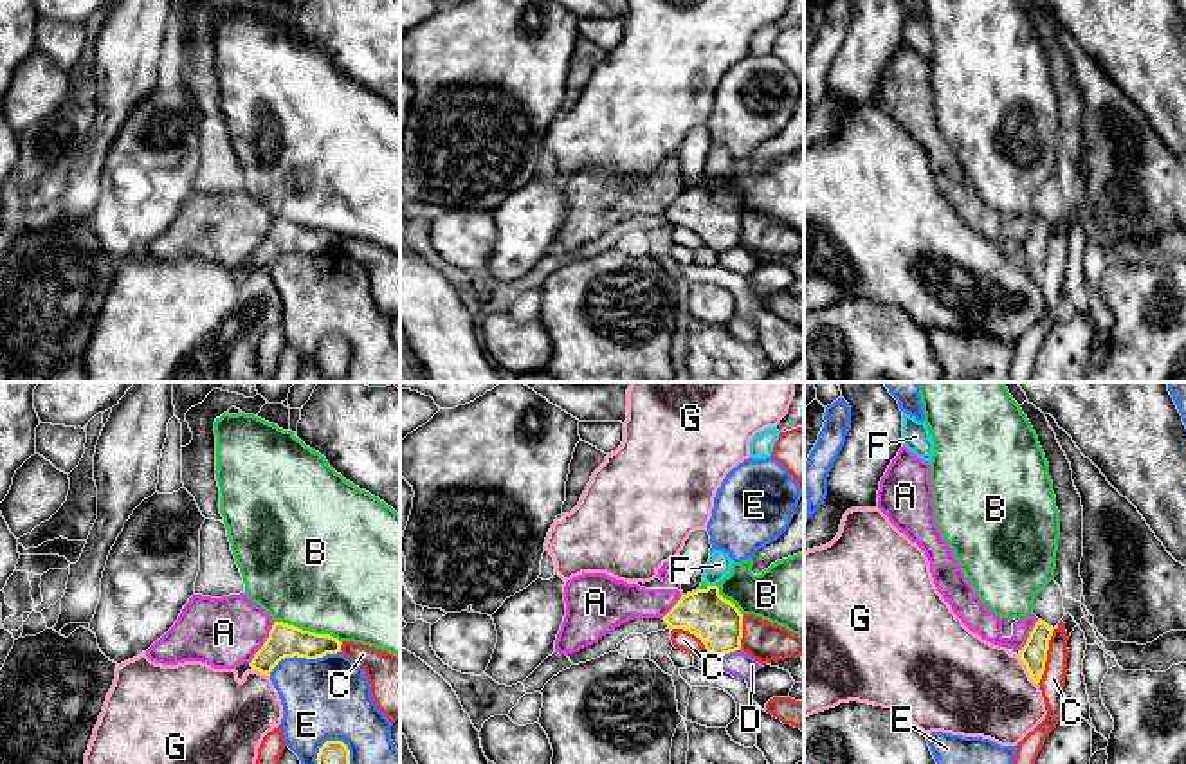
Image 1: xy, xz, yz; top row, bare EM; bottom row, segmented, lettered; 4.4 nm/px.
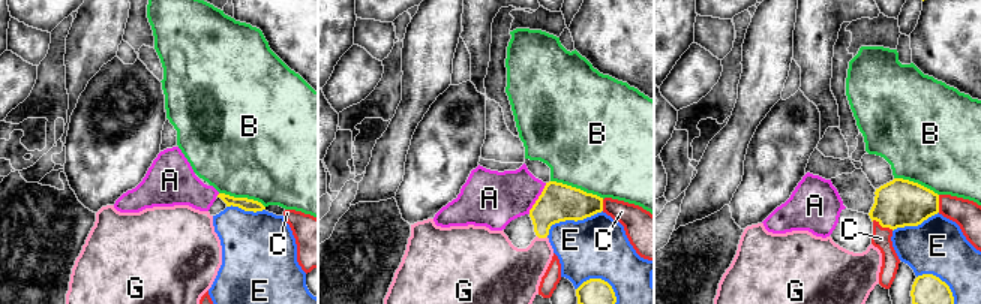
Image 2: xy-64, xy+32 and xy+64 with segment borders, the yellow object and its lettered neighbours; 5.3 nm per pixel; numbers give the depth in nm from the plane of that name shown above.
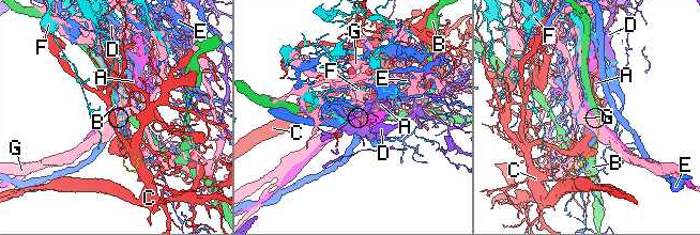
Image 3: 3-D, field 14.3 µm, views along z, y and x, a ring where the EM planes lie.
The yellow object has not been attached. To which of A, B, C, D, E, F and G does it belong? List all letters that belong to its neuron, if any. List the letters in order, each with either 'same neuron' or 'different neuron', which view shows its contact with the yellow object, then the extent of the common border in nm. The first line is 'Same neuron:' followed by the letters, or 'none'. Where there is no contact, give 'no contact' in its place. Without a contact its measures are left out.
Same neuron: F
A: different neuron | xy | 220 nm
B: different neuron | xy | 320 nm
C: different neuron | yz | 260 nm
D: different neuron | xz | 110 nm
E: different neuron | xy | 340 nm
F: same neuron | xz | 30 nm
G: different neuron | yz | 160 nm

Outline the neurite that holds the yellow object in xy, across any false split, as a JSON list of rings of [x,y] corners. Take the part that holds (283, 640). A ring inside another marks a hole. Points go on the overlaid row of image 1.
[[[274,622],[267,641],[254,654],[251,667],[265,676],[285,658],[317,659],[341,652],[342,641],[330,634],[315,634],[299,627]]]

